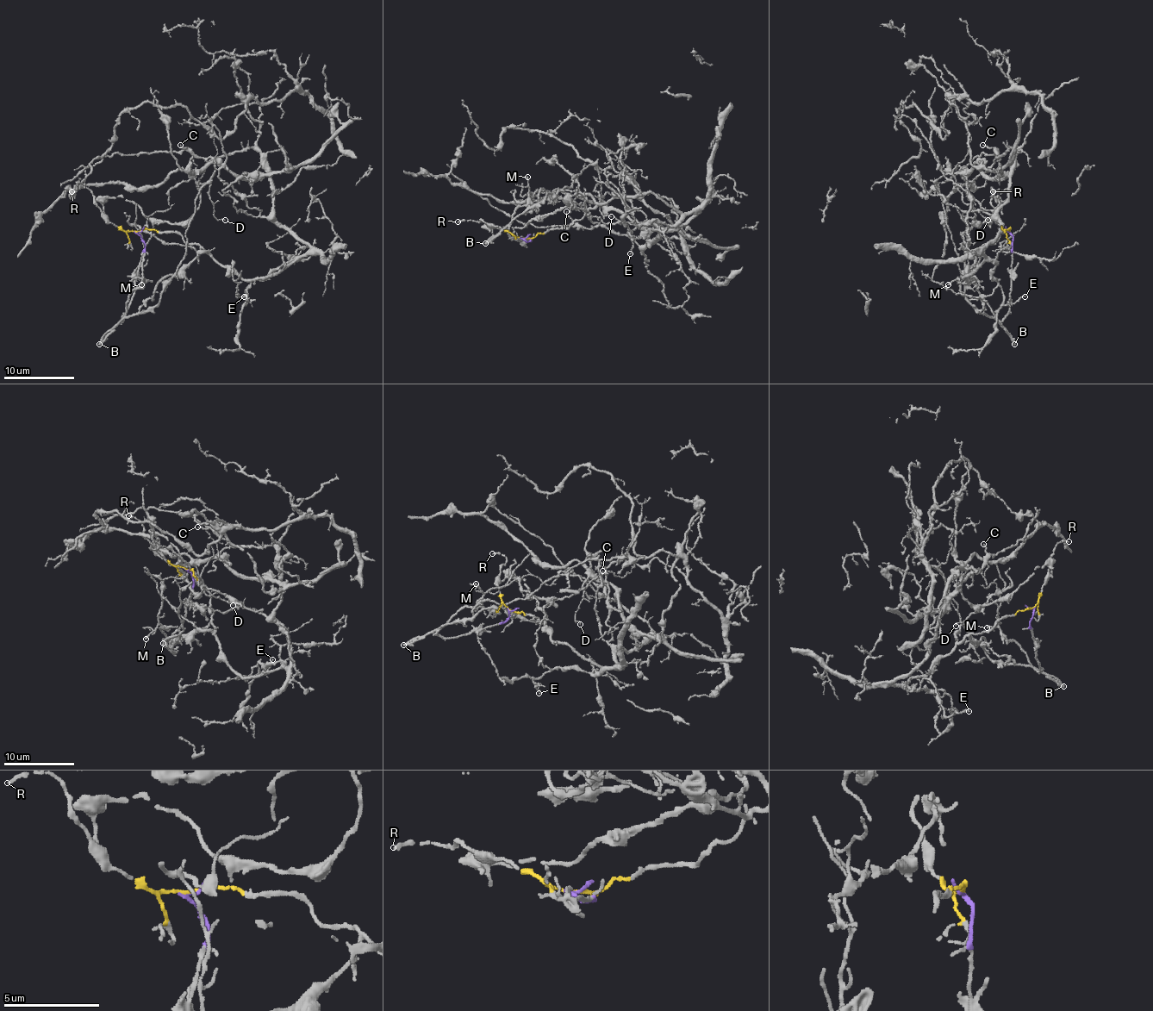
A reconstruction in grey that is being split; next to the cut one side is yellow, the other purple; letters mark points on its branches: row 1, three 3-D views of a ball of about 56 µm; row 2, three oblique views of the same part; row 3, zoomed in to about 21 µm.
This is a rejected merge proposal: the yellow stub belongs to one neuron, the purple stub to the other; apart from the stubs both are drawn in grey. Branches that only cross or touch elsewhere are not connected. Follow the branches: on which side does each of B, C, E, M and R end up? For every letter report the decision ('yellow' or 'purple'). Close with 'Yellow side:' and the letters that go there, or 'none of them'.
B: purple
C: yellow
E: yellow
M: purple
R: yellow
Yellow side: C, E, R

